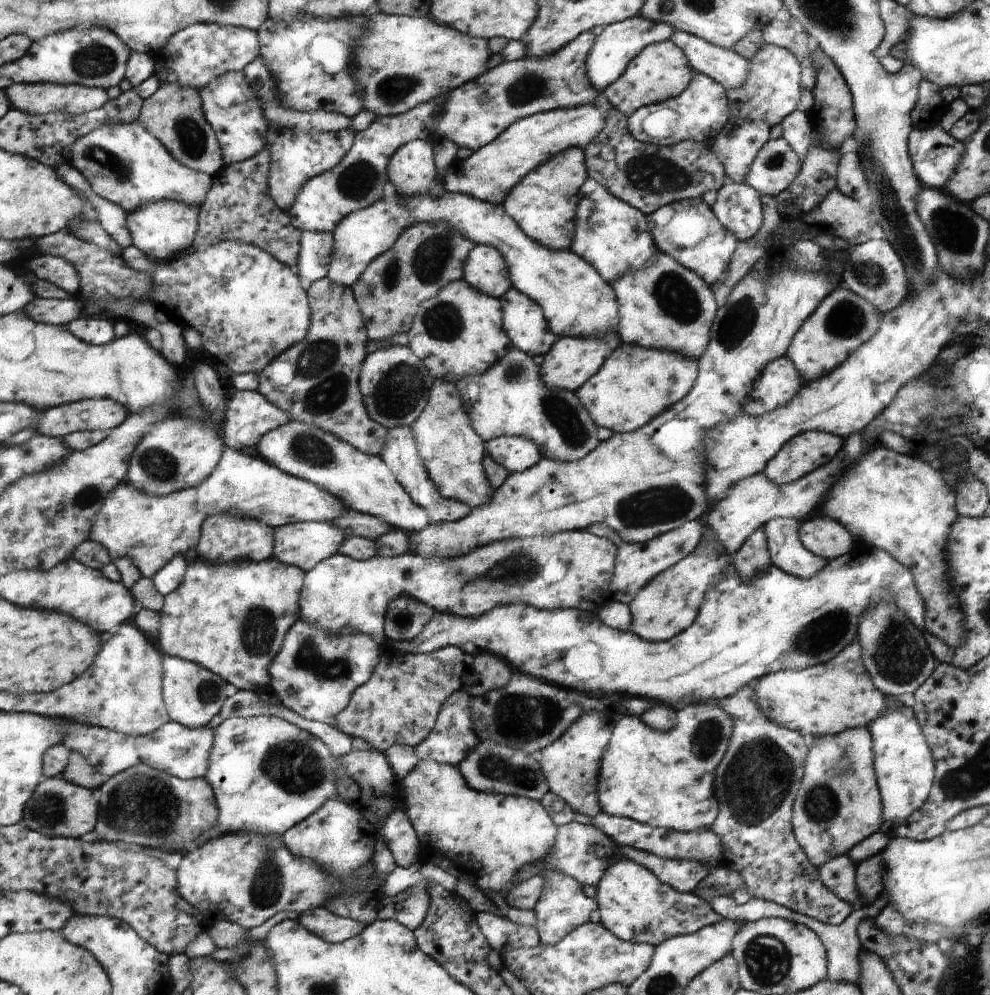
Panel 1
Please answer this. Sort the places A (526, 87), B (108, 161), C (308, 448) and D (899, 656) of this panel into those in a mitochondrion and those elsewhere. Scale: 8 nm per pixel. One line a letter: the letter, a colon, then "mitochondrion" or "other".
A: mitochondrion
B: mitochondrion
C: mitochondrion
D: mitochondrion

